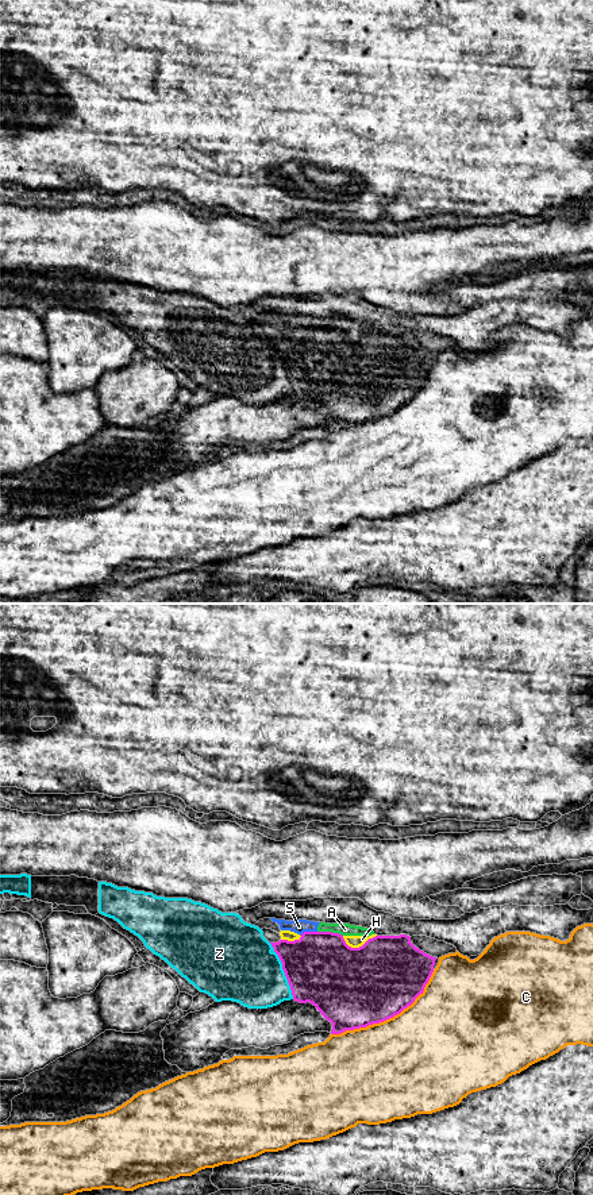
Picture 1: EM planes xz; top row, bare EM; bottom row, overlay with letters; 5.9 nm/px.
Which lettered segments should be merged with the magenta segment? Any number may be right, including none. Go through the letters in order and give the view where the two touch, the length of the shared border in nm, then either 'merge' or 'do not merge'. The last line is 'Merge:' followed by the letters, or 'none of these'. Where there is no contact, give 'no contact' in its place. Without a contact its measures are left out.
A: xz | 160 nm | do not merge
C: xz | 750 nm | do not merge
H: xz | 200 nm | do not merge
S: xz | 110 nm | do not merge
Z: xz | 360 nm | do not merge
Merge: none of these

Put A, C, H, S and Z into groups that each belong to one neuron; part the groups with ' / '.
A H S / C / Z

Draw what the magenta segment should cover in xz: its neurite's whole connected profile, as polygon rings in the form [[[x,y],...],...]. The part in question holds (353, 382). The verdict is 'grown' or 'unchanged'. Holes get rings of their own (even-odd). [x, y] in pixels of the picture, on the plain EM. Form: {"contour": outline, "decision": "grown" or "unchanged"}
{"contour": [[[304,327],[299,335],[280,335],[270,339],[282,358],[293,394],[300,398],[312,398],[332,419],[331,429],[366,423],[400,409],[423,389],[436,355],[416,343],[407,329],[376,331],[359,343],[349,342],[342,329],[332,327]]], "decision": "unchanged"}

